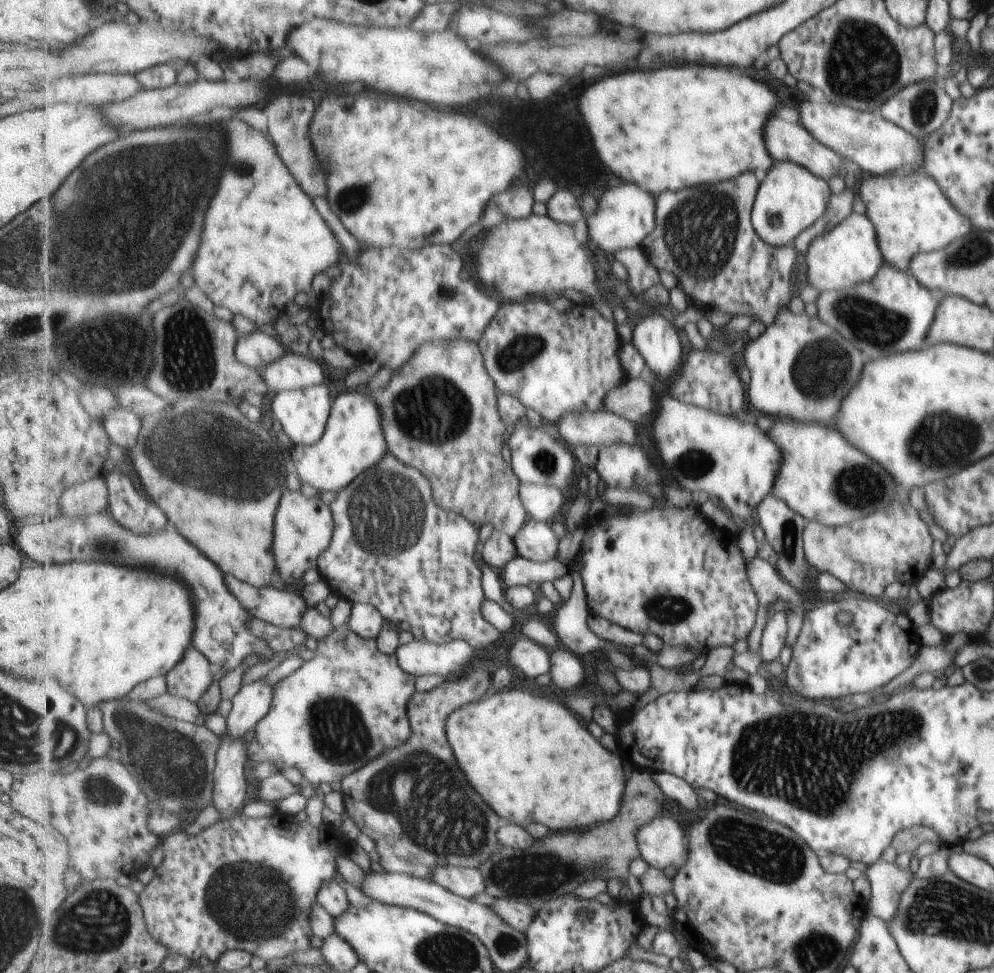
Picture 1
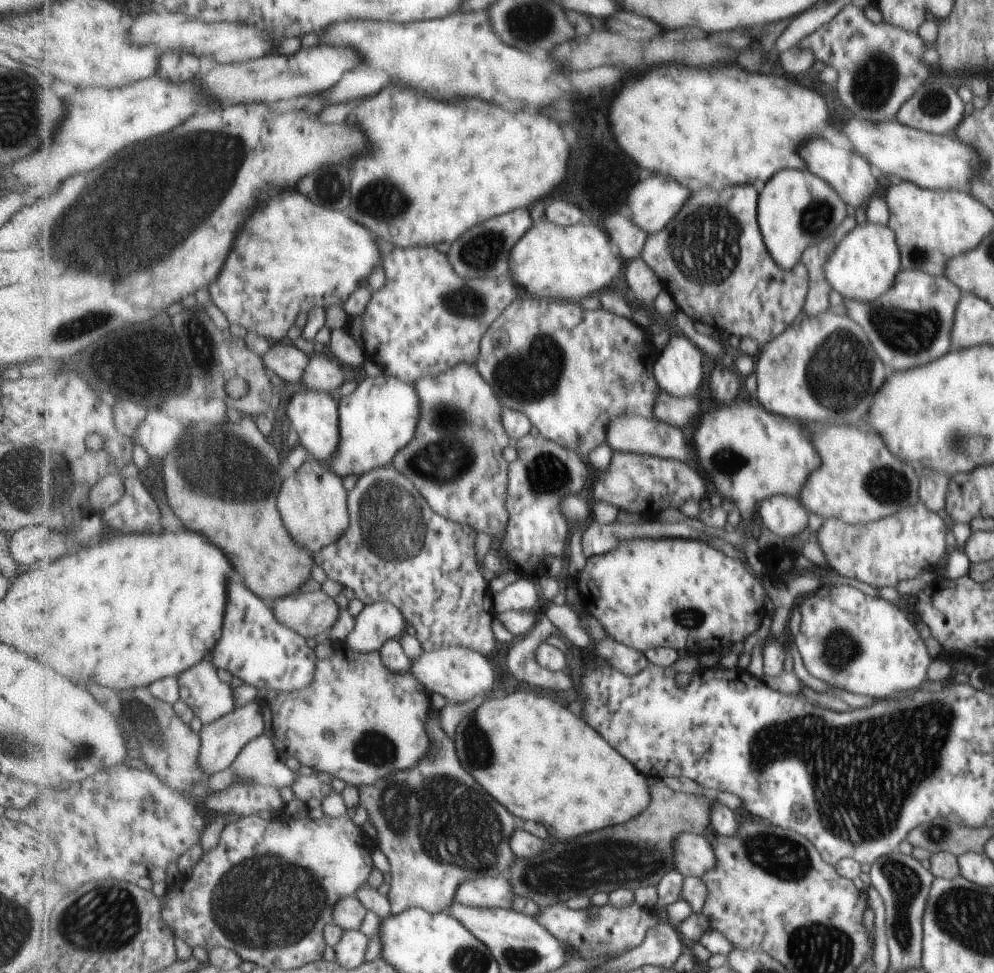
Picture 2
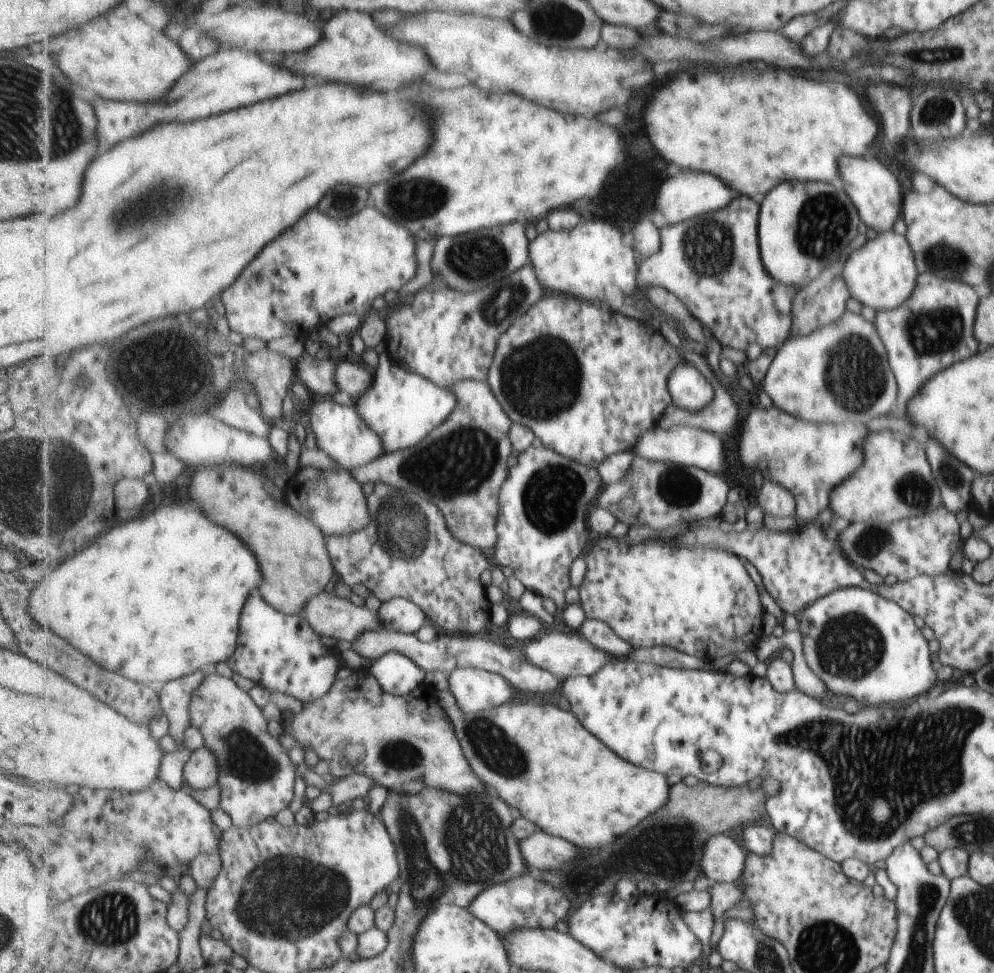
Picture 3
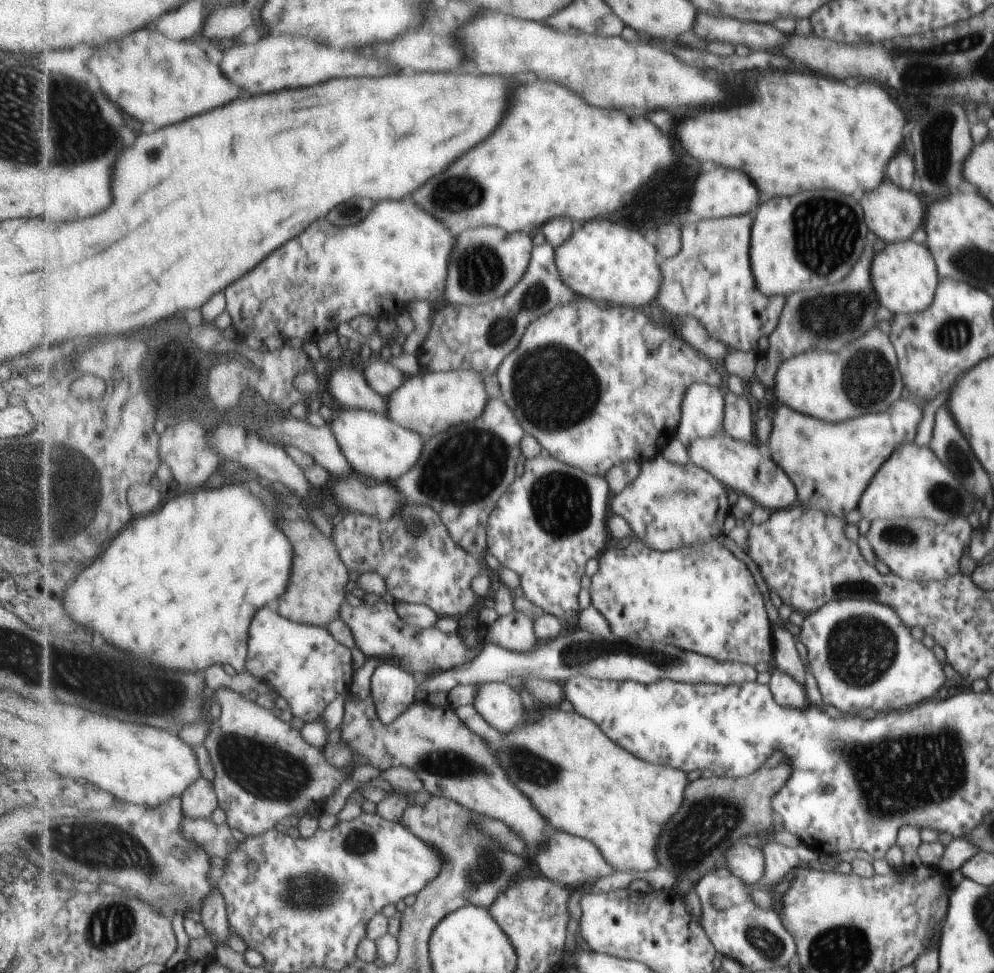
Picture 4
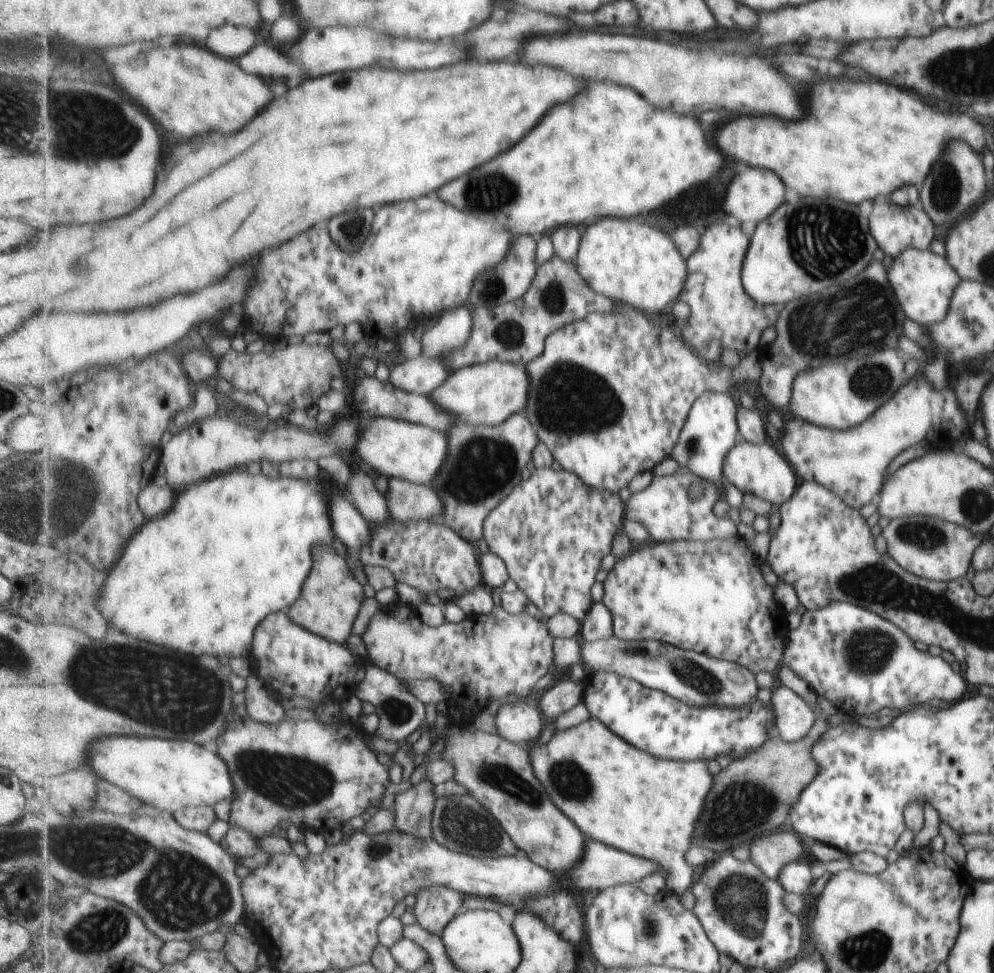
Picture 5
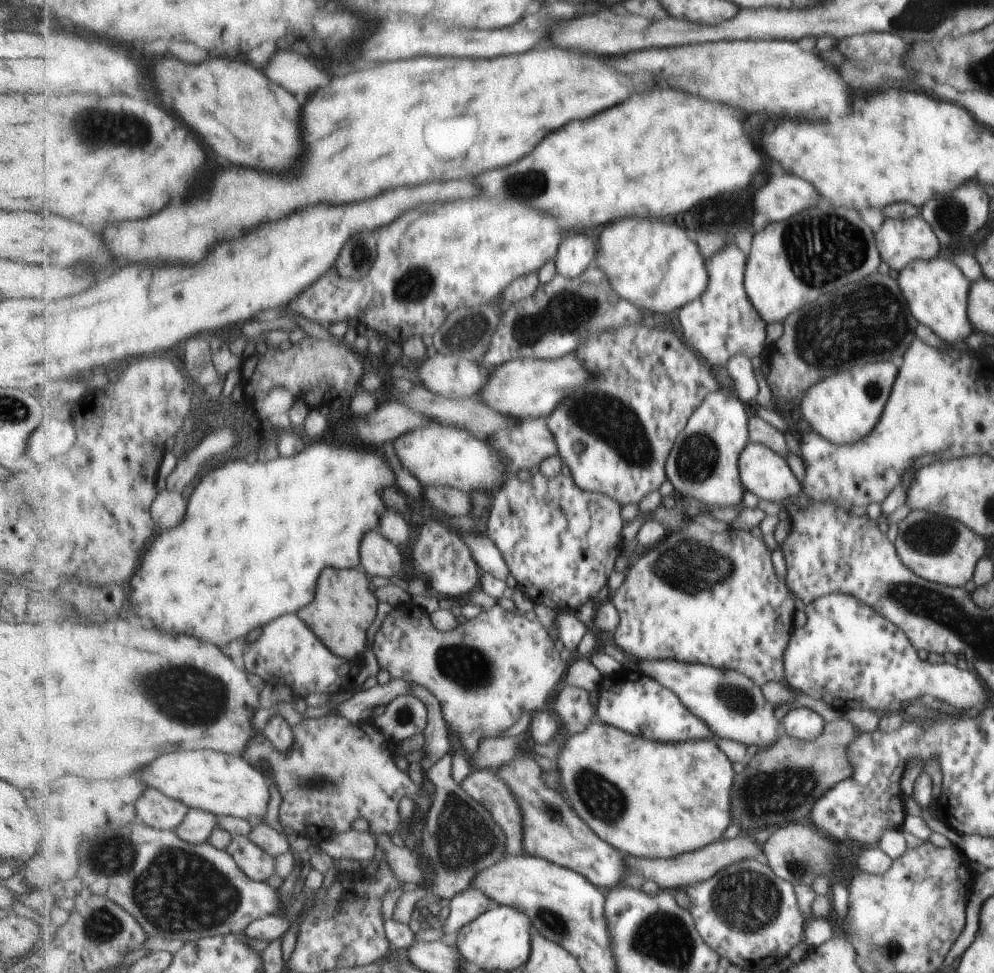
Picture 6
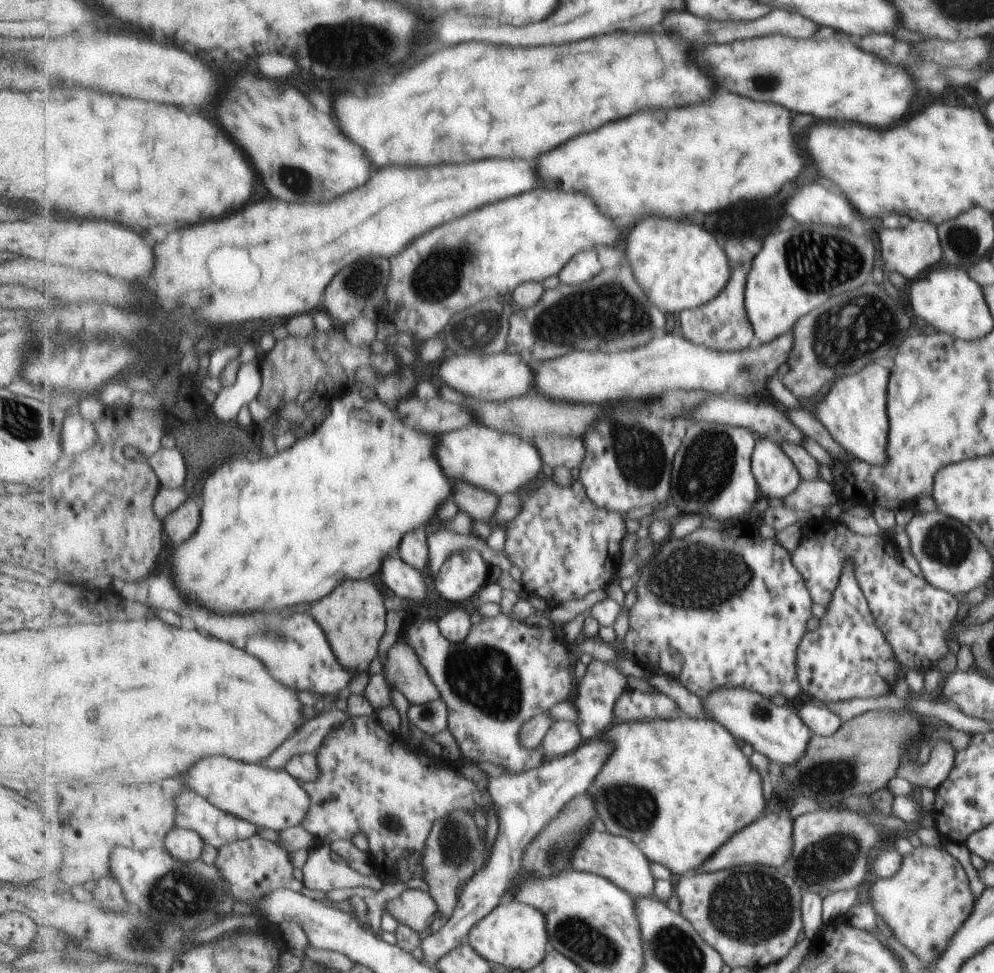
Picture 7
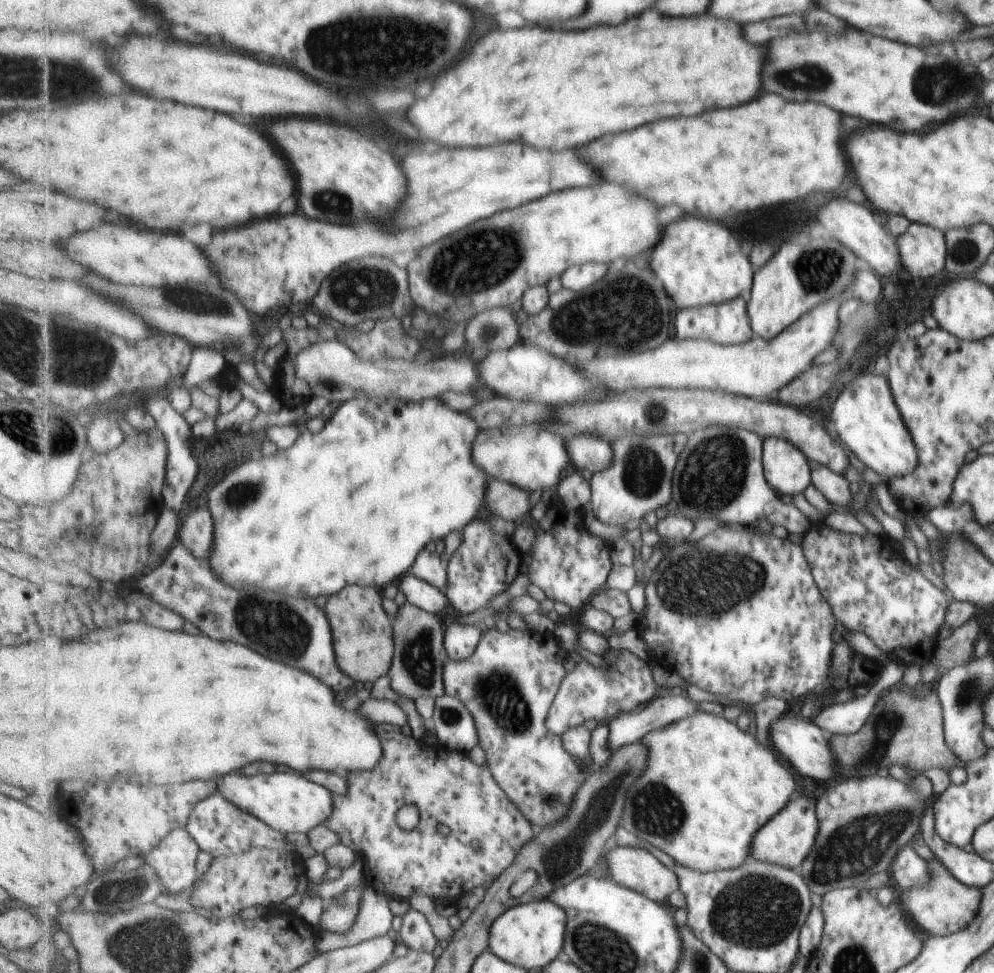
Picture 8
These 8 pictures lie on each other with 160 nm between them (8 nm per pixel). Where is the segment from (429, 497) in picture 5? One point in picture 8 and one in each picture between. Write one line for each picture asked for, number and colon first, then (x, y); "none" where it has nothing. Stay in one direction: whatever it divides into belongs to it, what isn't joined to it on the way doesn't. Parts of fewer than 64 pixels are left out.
6: (454, 502)
7: (479, 504)
8: (510, 502)

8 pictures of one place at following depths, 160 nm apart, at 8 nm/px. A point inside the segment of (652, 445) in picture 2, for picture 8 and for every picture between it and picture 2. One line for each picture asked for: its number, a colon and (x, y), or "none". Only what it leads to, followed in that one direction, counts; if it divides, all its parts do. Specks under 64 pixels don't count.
3: (687, 445)
4: (737, 466)
5: (756, 468)
6: (763, 472)
7: (775, 474)
8: (784, 464)

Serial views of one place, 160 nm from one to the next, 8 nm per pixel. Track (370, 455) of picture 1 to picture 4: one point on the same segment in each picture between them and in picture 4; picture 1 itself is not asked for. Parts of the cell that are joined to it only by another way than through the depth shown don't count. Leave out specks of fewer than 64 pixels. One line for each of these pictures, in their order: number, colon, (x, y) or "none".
2: (380, 417)
3: (404, 407)
4: (428, 403)

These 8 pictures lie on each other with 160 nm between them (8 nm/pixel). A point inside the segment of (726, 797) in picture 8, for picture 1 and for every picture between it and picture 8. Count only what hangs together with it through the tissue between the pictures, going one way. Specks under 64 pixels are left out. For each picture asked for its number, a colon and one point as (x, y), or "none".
1: (523, 753)
2: (533, 754)
3: (539, 758)
4: (588, 786)
5: (648, 807)
6: (649, 799)
7: (679, 789)

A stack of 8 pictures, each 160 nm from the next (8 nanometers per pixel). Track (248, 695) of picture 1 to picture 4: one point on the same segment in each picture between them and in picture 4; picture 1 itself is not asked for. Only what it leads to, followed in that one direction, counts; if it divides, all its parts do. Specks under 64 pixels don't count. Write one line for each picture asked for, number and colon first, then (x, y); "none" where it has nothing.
2: (221, 742)
3: (202, 771)
4: (200, 800)

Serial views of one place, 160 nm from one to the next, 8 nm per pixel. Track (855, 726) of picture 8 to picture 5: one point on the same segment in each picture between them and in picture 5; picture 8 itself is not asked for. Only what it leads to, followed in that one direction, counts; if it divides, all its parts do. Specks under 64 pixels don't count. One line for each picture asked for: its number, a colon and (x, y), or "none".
5: (793, 719)
6: (802, 723)
7: (820, 720)

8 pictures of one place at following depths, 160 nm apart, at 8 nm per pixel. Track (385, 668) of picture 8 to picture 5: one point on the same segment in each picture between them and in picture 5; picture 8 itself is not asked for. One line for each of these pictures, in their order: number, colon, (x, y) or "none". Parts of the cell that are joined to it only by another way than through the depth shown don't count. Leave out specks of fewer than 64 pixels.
5: (330, 600)
6: (344, 608)
7: (354, 618)

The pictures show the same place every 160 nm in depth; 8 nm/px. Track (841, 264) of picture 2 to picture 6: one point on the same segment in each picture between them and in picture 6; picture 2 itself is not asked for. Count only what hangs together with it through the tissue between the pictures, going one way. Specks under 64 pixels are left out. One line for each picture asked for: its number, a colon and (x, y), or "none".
3: (881, 275)
4: (903, 275)
5: (922, 281)
6: (935, 290)

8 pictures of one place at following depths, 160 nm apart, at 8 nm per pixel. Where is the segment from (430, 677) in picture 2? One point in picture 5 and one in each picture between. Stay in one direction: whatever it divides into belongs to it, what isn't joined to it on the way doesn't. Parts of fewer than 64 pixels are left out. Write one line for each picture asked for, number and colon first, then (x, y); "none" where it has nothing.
3: (477, 690)
4: (498, 703)
5: (520, 723)

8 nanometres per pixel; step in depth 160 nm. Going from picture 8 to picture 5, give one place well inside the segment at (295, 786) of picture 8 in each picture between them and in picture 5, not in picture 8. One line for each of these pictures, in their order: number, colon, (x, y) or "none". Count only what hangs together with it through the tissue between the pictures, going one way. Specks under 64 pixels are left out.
5: (168, 775)
6: (227, 785)
7: (271, 798)

